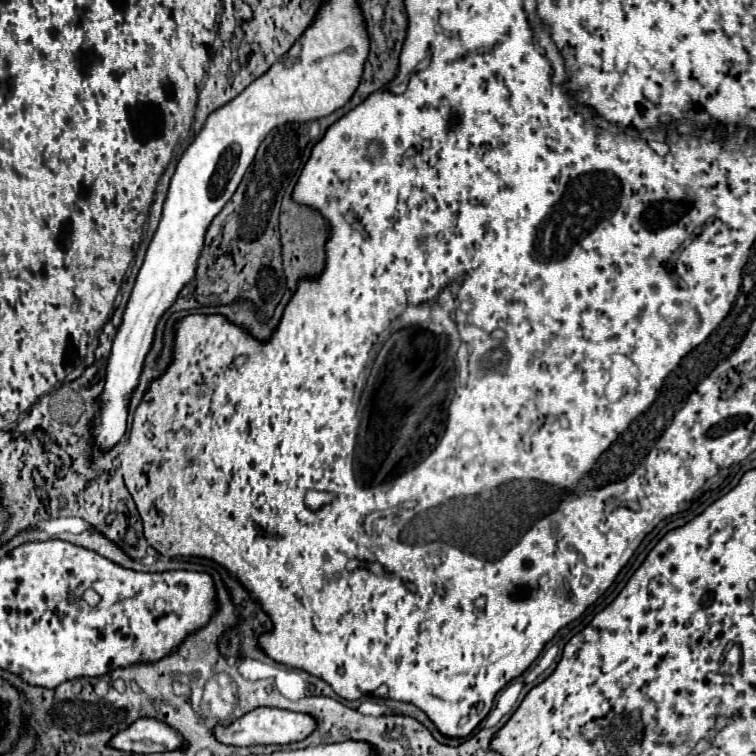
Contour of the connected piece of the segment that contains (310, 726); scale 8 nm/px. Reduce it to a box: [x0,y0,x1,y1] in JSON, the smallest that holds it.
[214,708,316,746]

